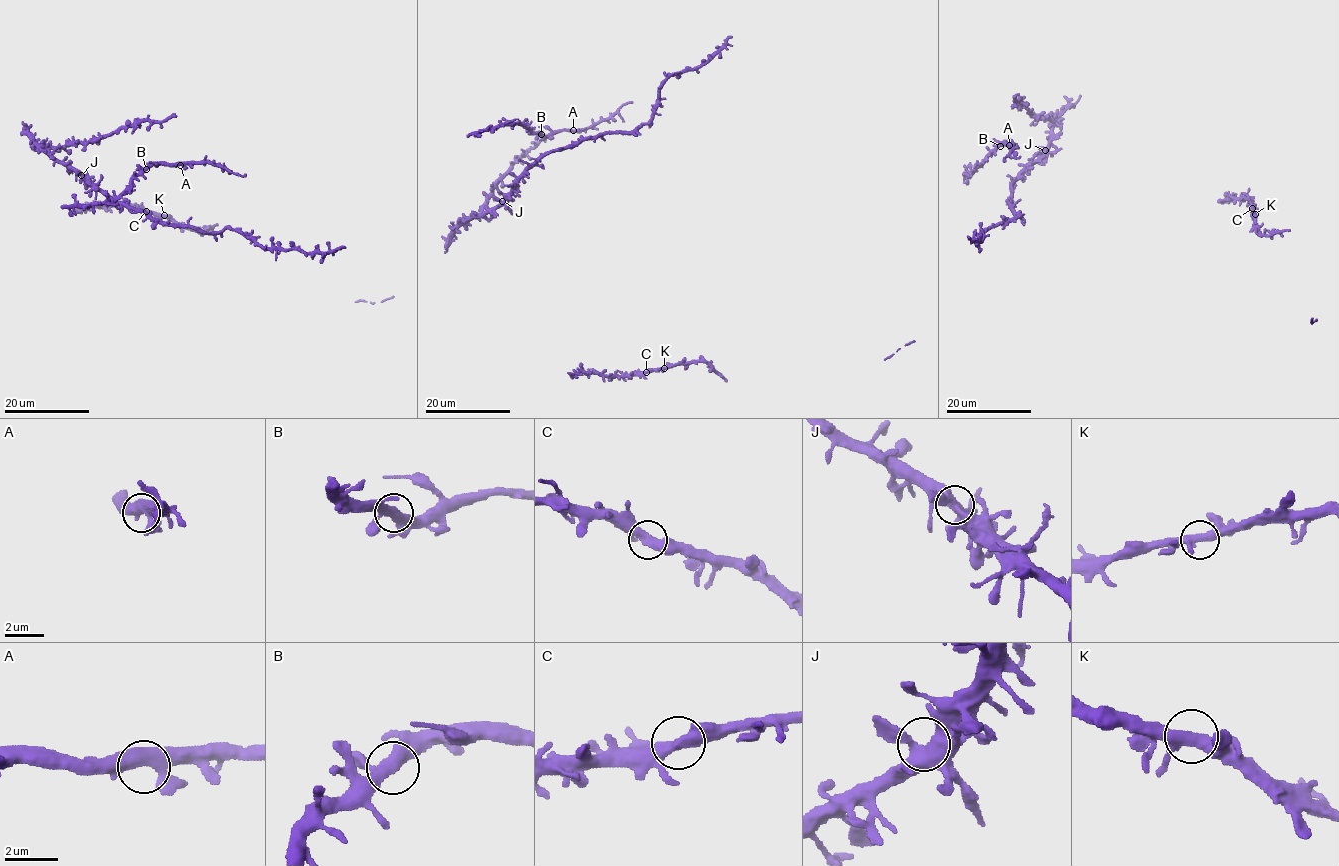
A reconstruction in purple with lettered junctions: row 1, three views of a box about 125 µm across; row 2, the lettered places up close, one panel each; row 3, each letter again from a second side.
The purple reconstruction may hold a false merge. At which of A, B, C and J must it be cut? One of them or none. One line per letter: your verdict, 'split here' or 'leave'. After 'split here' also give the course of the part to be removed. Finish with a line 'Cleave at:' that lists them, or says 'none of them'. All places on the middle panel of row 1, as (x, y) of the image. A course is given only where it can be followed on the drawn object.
A: leave
B: leave
C: leave
J: leave
Cleave at: none of them

